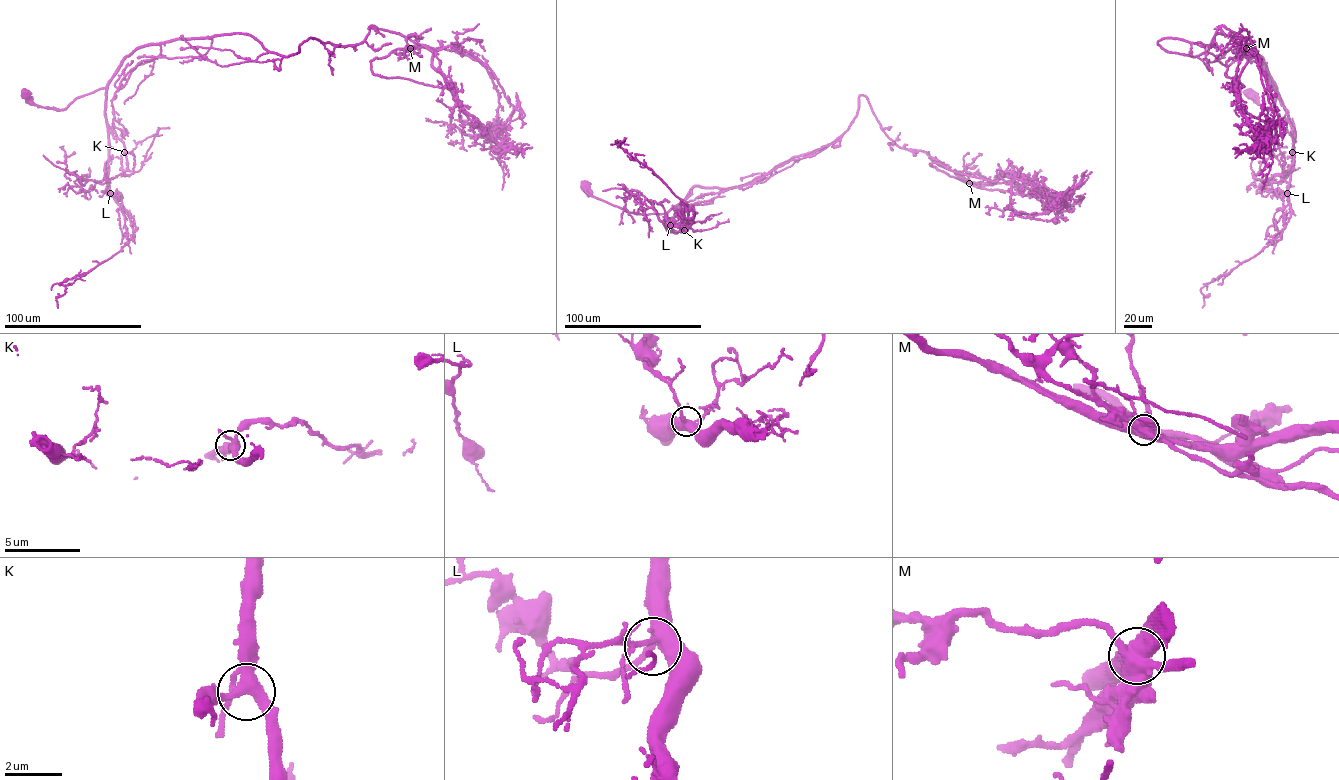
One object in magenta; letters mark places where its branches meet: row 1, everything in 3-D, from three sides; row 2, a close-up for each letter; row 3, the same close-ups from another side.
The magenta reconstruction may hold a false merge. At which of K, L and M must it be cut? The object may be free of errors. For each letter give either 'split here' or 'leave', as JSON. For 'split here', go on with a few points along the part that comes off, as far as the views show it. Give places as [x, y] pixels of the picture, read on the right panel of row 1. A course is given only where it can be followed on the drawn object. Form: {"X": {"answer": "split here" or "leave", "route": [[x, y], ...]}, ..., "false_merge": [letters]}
{"K": {"answer": "leave"}, "L": {"answer": "leave"}, "M": {"answer": "split here", "route": [[1246, 48], [1247, 63], [1239, 77], [1237, 107], [1258, 138], [1259, 147], [1269, 148], [1273, 156], [1262, 189]]}, "false_merge": ["M"]}

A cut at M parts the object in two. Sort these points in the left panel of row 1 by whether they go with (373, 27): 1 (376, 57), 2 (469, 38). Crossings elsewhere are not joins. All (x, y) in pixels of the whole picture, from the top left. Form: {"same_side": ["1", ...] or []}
{"same_side": []}

